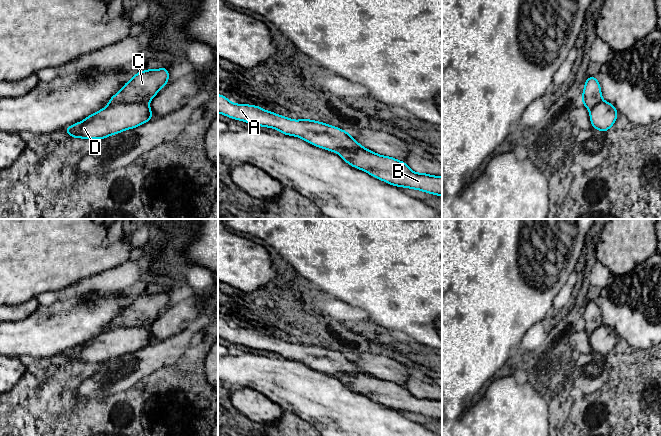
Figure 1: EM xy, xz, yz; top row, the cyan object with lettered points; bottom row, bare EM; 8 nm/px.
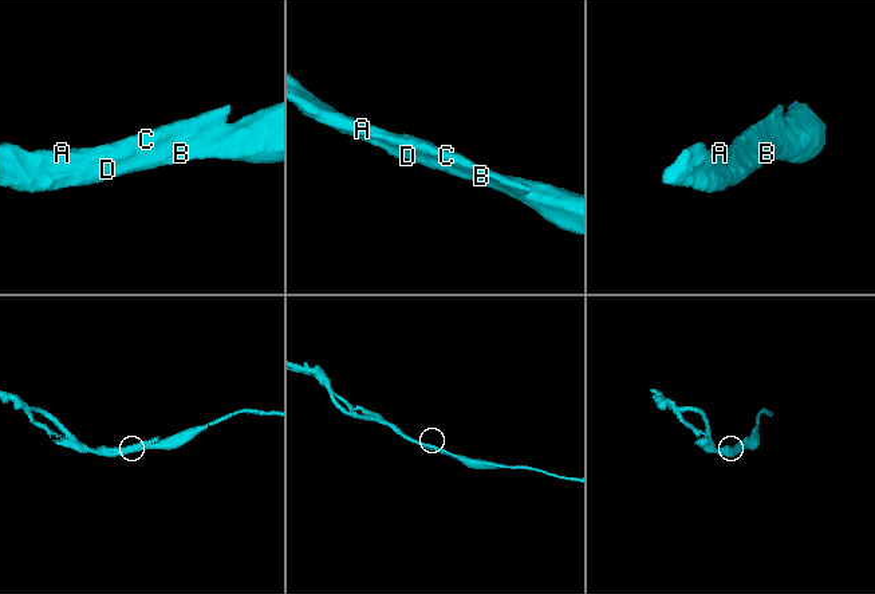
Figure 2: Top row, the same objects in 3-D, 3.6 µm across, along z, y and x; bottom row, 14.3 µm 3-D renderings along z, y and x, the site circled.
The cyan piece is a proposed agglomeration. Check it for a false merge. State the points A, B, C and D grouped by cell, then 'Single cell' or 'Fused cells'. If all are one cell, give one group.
Groups: A B C D. Single cell

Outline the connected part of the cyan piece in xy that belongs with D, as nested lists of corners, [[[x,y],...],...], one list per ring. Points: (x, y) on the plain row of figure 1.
[[[166,291],[140,295],[110,322],[106,331],[64,355],[73,362],[104,363],[136,352],[154,342],[148,327],[168,308],[168,303]]]

